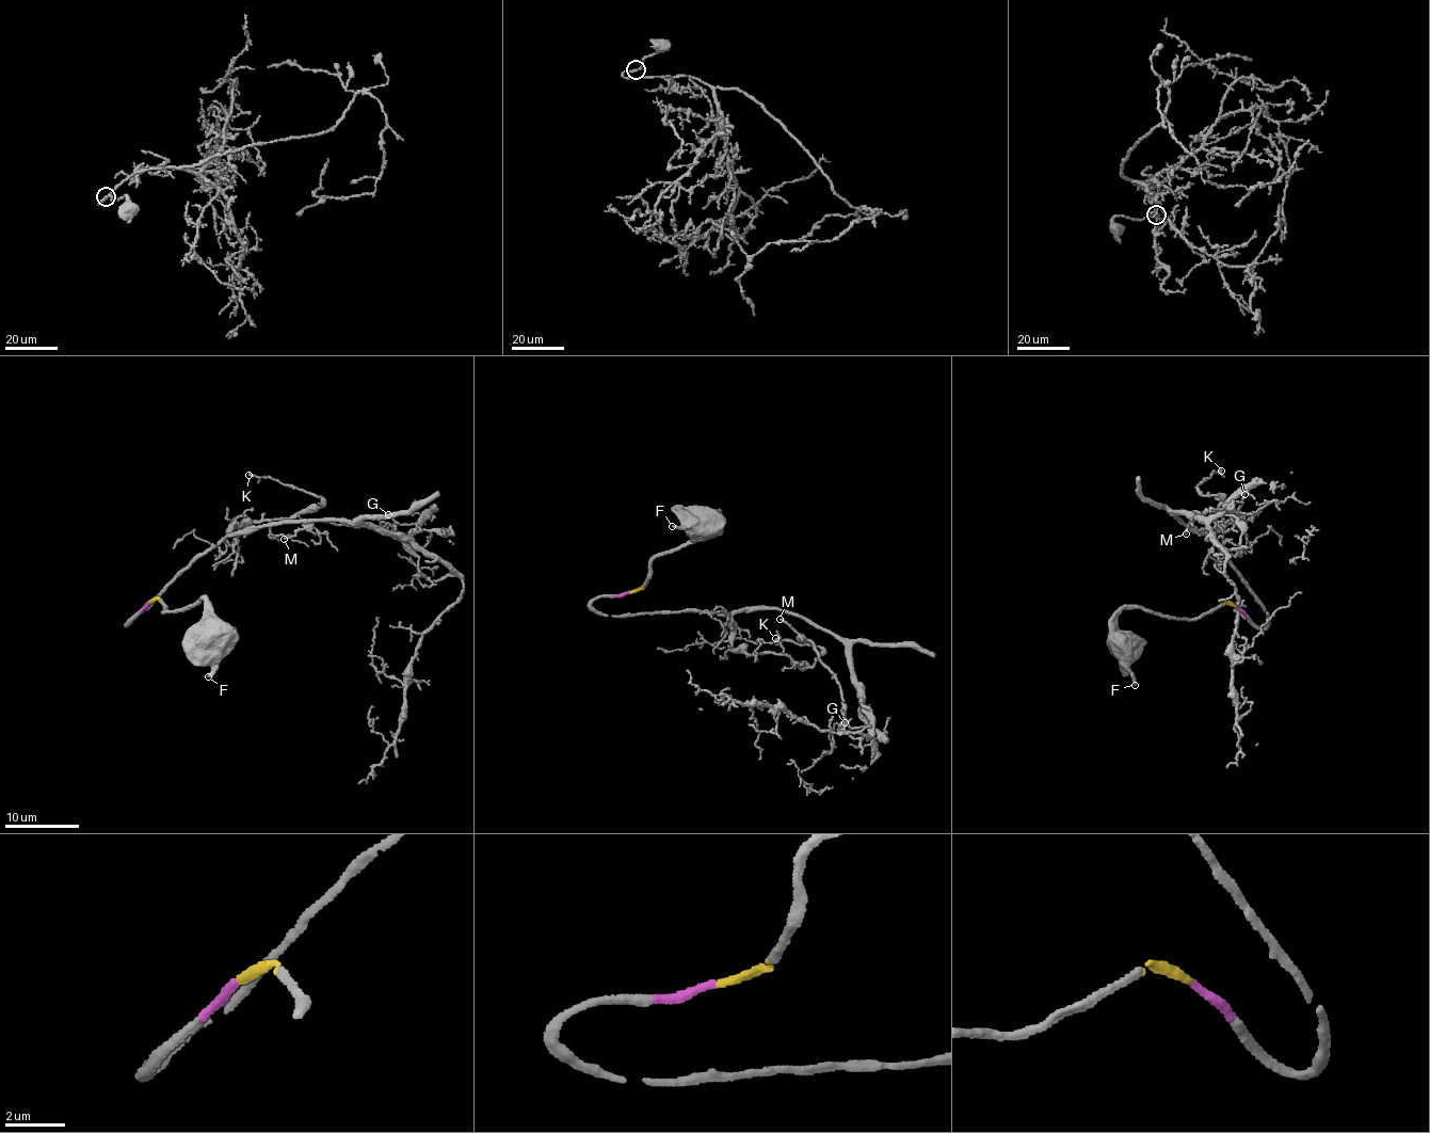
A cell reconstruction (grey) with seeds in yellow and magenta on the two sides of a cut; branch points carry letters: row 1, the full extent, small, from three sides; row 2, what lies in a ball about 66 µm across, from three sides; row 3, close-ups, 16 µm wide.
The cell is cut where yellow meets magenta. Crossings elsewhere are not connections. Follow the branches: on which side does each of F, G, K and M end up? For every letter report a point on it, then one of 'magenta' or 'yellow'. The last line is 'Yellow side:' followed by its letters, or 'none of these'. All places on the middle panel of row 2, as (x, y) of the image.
F: (672, 526) | yellow
G: (845, 722) | magenta
K: (775, 638) | magenta
M: (780, 619) | magenta
Yellow side: F

